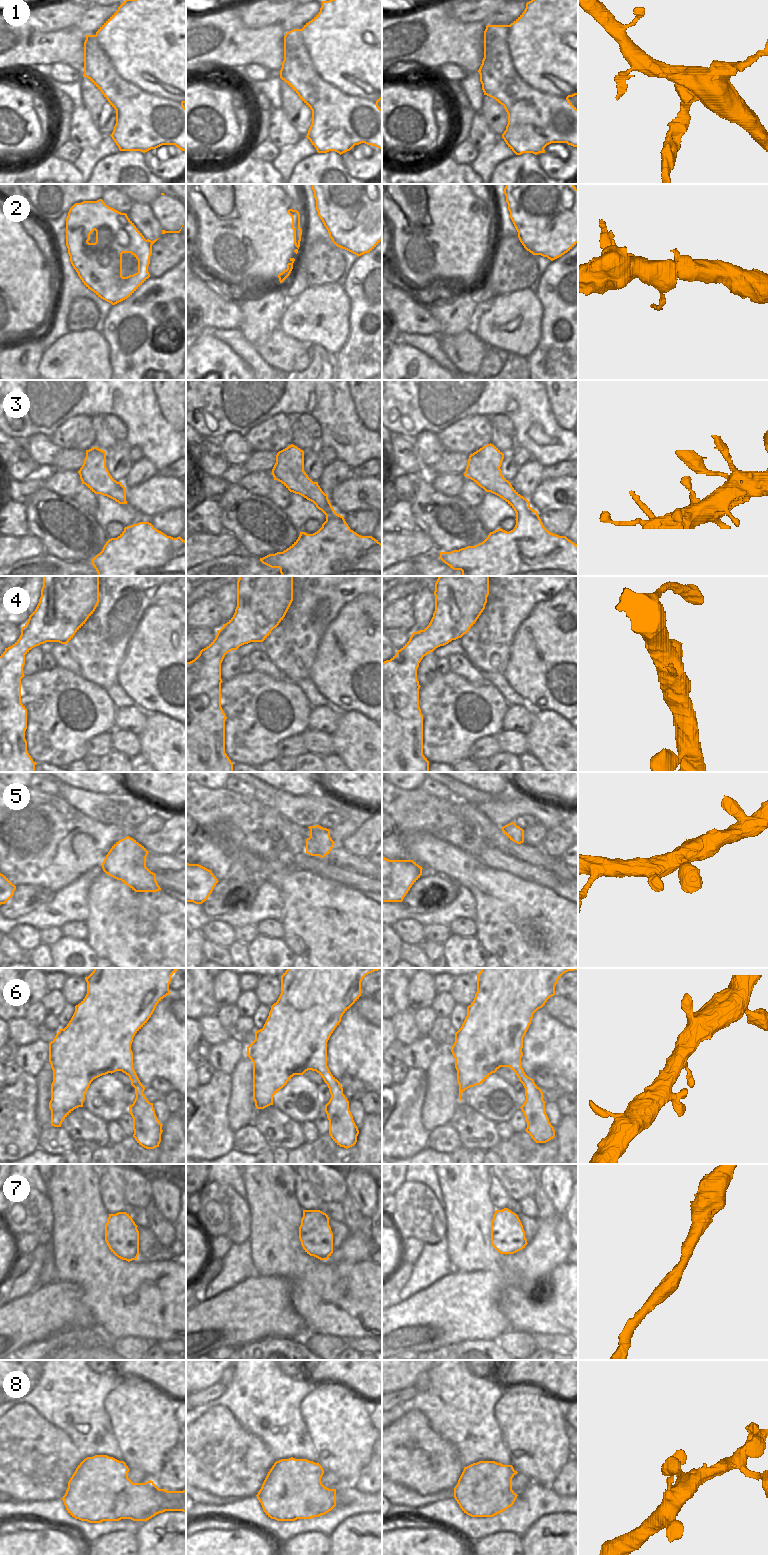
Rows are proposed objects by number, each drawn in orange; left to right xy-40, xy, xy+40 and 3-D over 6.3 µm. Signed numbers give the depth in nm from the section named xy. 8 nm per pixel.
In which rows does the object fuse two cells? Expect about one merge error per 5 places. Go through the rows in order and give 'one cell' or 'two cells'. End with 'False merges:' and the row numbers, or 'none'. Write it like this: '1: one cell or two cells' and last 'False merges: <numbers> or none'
1: two cells
2: one cell
3: one cell
4: one cell
5: one cell
6: one cell
7: one cell
8: two cells
False merges: 1, 8

